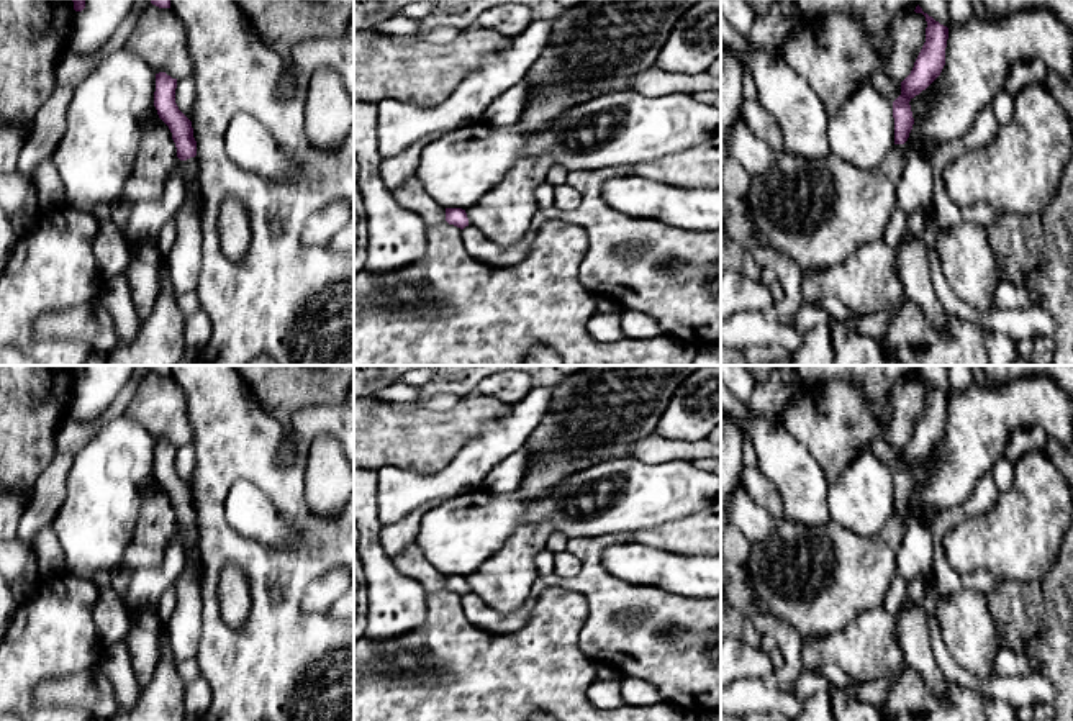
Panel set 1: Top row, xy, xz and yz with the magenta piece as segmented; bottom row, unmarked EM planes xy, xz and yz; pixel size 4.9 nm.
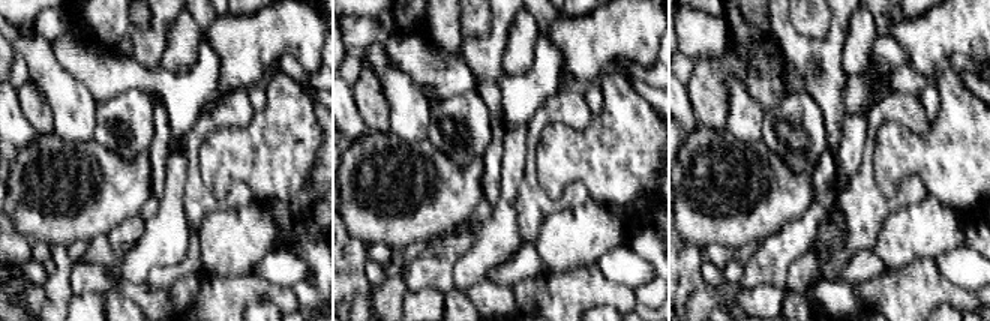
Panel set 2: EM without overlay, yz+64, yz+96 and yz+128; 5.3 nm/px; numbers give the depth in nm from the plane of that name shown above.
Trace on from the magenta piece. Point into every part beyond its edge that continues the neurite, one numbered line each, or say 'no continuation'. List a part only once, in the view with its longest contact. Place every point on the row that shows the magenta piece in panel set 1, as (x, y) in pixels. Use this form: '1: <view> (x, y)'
1: xy (189, 166)

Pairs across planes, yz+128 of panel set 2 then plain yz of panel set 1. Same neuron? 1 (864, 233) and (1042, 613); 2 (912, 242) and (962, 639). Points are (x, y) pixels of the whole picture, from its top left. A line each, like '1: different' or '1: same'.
1: different
2: same

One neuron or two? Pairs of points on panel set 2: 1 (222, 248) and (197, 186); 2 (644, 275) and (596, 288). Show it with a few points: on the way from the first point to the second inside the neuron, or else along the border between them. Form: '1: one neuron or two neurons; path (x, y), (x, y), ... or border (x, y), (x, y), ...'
1: two neurons; border (243, 206), (215, 209), (203, 219), (197, 233)
2: two neurons; border (596, 263), (608, 279), (632, 290)

